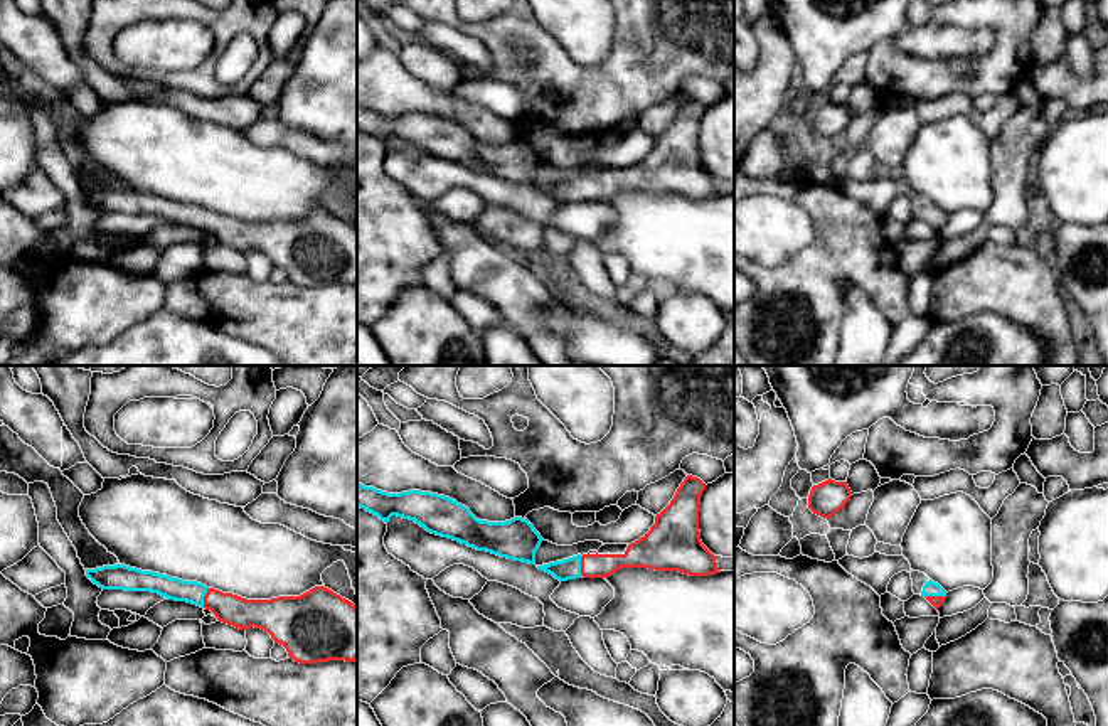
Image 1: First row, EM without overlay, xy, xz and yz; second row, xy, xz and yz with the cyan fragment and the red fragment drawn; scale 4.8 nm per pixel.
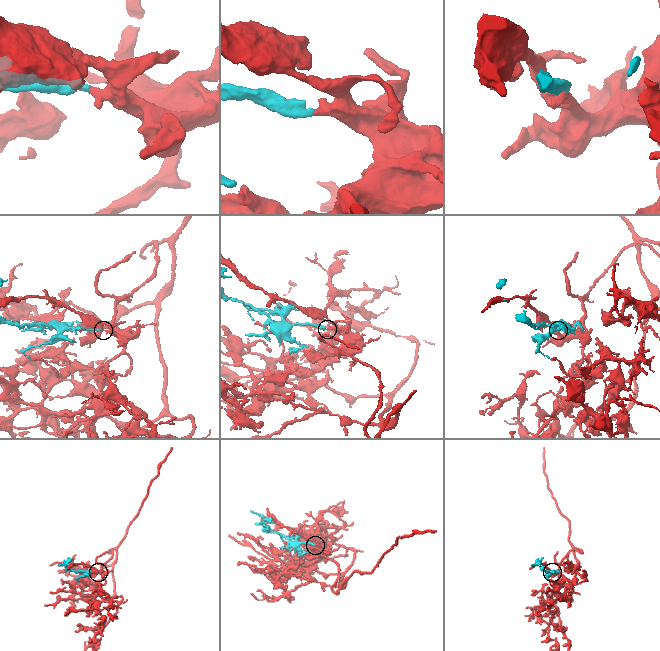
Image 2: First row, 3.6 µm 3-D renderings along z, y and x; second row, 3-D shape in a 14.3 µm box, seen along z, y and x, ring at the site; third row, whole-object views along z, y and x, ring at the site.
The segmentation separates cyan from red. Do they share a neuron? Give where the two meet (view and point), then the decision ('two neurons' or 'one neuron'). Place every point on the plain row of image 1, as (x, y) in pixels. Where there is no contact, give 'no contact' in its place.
xy (202, 221) | one neuron

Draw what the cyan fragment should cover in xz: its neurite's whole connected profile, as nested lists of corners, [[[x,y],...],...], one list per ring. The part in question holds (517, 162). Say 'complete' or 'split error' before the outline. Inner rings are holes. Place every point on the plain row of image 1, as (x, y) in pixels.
complete; [[[357,106],[357,130],[377,138],[386,147],[397,138],[414,143],[431,157],[529,187],[535,187],[535,175],[544,163],[527,141],[480,143],[468,130],[431,115],[387,116]]]

